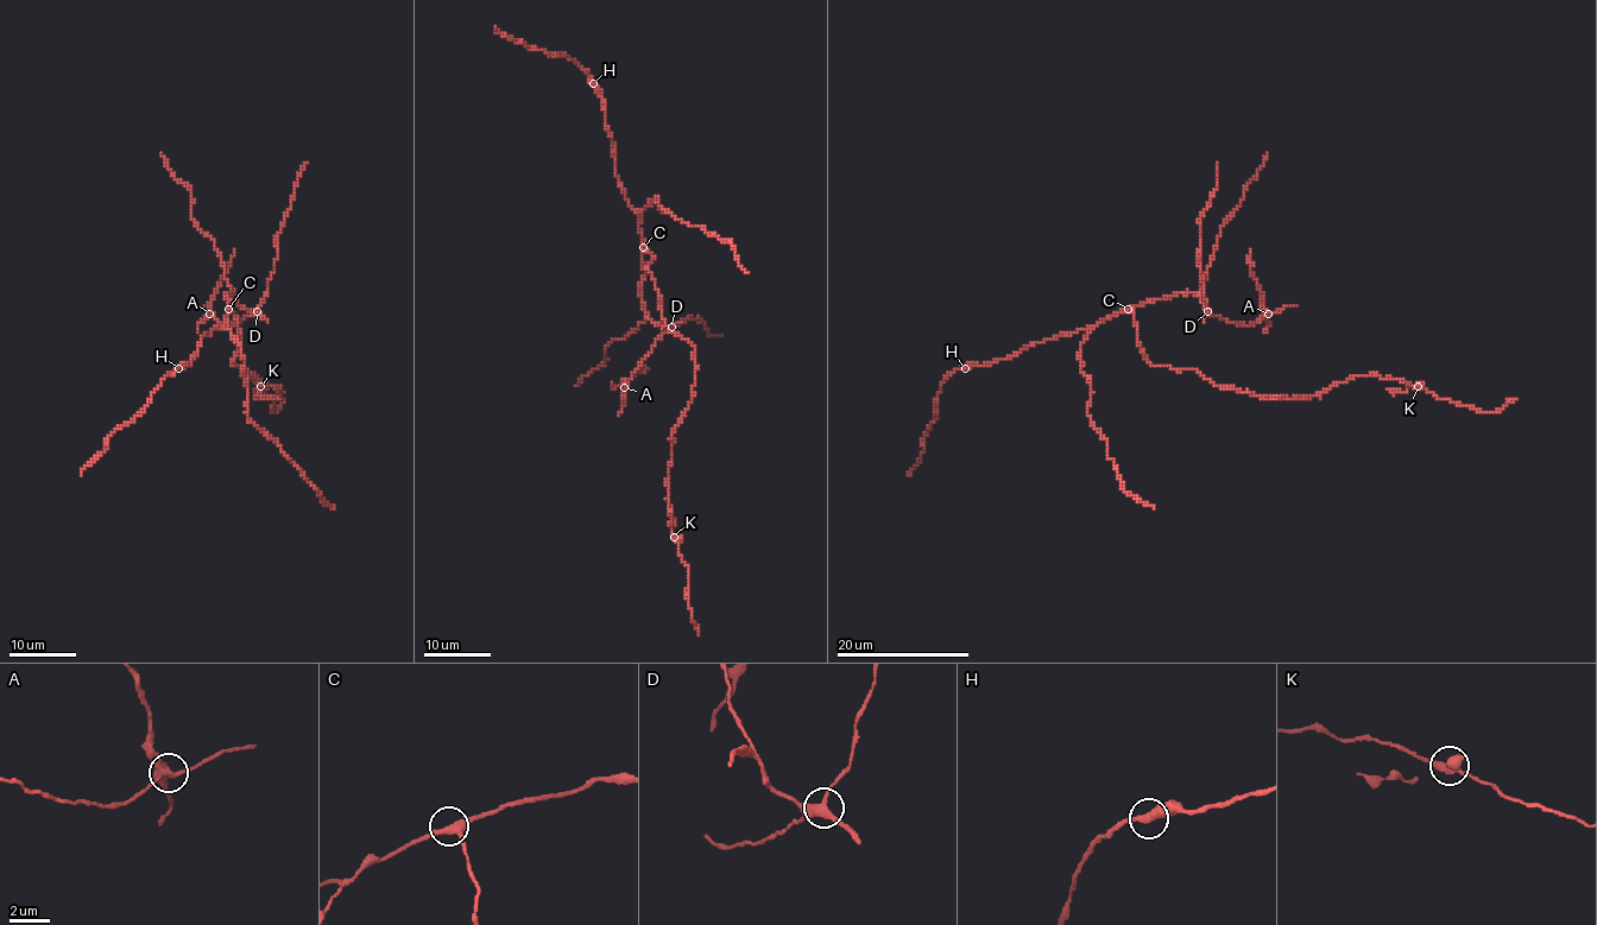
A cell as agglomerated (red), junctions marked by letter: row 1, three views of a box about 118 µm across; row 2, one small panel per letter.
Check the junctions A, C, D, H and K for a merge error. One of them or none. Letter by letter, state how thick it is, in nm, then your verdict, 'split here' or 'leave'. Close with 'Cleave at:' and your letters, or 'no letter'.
A: 360 nm | split here
C: 320 nm | leave
D: 320 nm | leave
H: 360 nm | leave
K: 320 nm | leave
Cleave at: A

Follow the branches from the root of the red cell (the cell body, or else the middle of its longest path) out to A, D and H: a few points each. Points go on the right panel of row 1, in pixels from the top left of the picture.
A: (1153, 365), (1136, 339), (1132, 310), (1140, 305), (1197, 293), (1211, 315), (1231, 323), (1253, 325), (1268, 314)
D: (1153, 365), (1147, 361), (1136, 339), (1138, 327), (1132, 317), (1136, 306), (1178, 293), (1197, 293), (1207, 311)
H: (1153, 365), (1147, 361), (1138, 343), (1132, 315), (1119, 311), (1094, 327), (1045, 339), (1007, 359), (965, 368)

